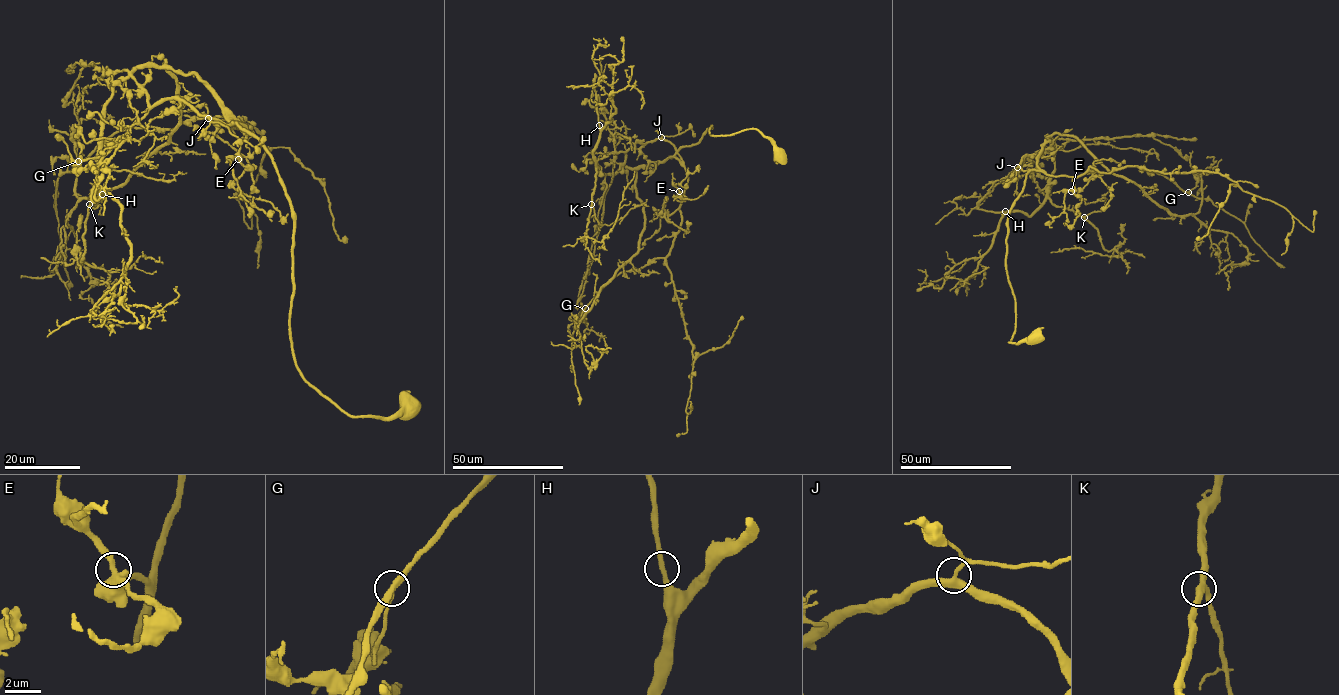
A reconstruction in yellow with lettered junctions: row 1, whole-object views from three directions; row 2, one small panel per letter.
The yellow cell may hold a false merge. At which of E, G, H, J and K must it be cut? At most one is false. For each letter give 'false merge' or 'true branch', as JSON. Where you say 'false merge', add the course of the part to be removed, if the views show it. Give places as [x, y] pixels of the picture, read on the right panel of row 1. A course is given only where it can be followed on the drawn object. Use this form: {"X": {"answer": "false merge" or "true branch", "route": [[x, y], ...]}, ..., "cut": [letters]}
{"E": {"answer": "true branch"}, "G": {"answer": "true branch"}, "H": {"answer": "true branch"}, "J": {"answer": "true branch"}, "K": {"answer": "true branch"}, "cut": []}

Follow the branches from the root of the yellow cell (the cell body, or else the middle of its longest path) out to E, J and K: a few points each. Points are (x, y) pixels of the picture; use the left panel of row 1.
E: (407, 405), (350, 417), (303, 377), (290, 334), (292, 206), (270, 152), (235, 123), (253, 133), (238, 159)
J: (407, 405), (388, 417), (350, 417), (303, 377), (290, 334), (291, 200), (256, 138), (208, 118)
K: (407, 405), (350, 417), (303, 377), (292, 206), (235, 124), (159, 100), (100, 155), (89, 204)

